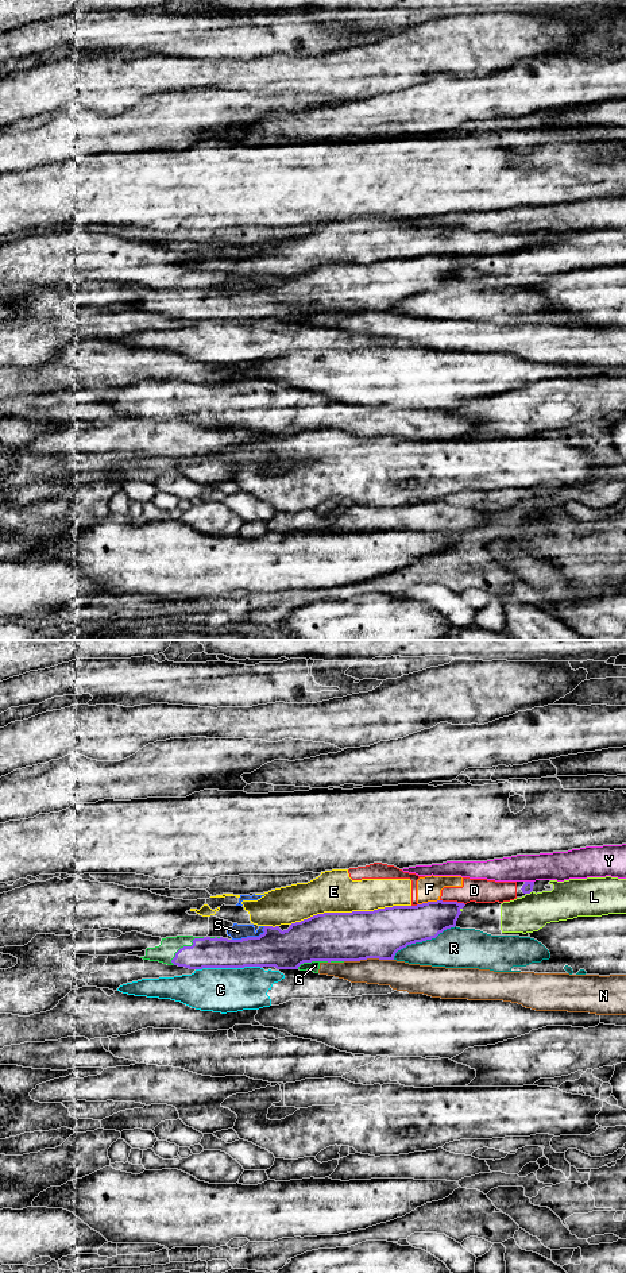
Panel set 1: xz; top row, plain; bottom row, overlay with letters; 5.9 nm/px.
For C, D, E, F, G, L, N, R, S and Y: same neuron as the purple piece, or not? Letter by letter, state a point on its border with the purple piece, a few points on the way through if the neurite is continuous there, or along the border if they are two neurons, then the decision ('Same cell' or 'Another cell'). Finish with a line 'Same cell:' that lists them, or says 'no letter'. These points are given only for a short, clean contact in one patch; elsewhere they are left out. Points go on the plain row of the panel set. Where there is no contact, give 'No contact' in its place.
C: Touches purple at xz (228, 319). Another cell
D: Touches purple at xz (452, 254). Another cell
E: Touches purple at xz (350, 265). Another cell
F: Touches purple at xz (428, 254). Boundary: xz (439, 251), (418, 257). Another cell
G: Touches purple at xz (320, 312). Another cell
L: Touches purple at xz (529, 245). Another cell
N: Touches purple at xz (368, 309). Another cell
R: Touches purple at xz (422, 292). Another cell
S: Touches purple at xz (250, 289). Another cell
Y: Touches purple at xz (529, 234). Boundary: xz (525, 232), (533, 234). Another cell
Same cell: no letter

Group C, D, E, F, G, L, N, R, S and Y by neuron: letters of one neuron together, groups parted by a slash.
C / D E F / G N / L / R / S / Y

